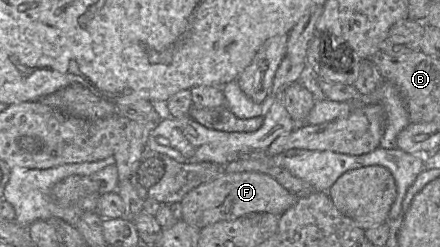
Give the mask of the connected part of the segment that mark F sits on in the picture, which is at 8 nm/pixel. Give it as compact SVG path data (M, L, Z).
M224 172L188 192L181 200L182 219L199 229L210 224L234 220L248 214L268 212L282 215L292 207L298 197L284 188L275 178L261 172Z

